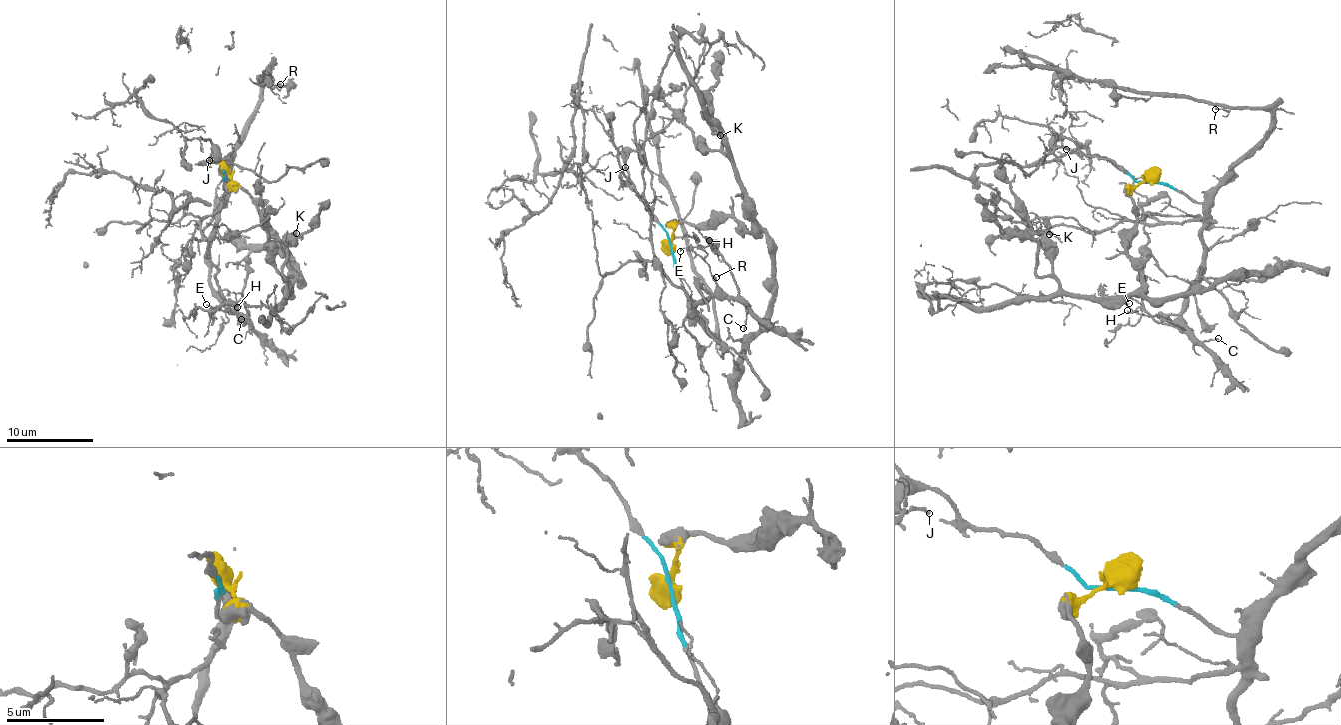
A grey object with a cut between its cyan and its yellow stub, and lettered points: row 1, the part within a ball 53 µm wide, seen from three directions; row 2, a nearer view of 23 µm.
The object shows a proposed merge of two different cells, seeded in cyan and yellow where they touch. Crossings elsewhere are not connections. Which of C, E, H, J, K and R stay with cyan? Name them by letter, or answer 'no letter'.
C, E, H, J, R

